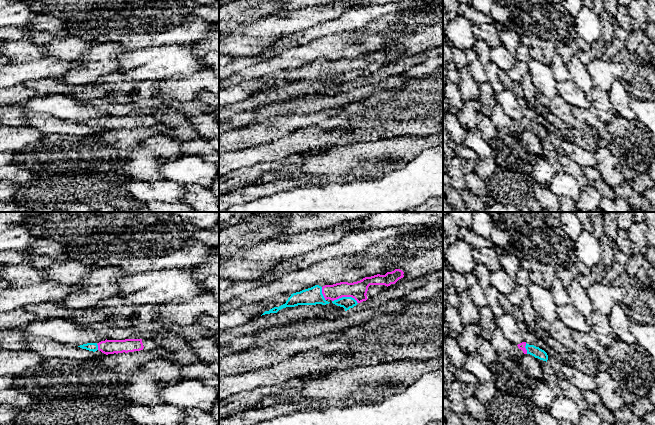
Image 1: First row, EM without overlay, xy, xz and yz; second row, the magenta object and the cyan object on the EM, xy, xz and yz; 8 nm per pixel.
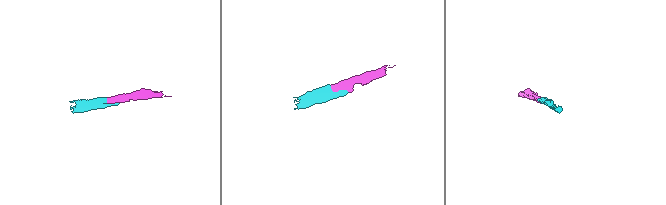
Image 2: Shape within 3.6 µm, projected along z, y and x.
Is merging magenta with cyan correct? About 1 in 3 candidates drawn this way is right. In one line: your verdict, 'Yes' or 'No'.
Yes

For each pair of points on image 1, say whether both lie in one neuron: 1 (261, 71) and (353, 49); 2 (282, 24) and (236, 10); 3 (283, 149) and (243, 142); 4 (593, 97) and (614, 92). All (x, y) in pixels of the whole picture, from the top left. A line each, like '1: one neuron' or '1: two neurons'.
1: one neuron
2: two neurons
3: two neurons
4: two neurons

